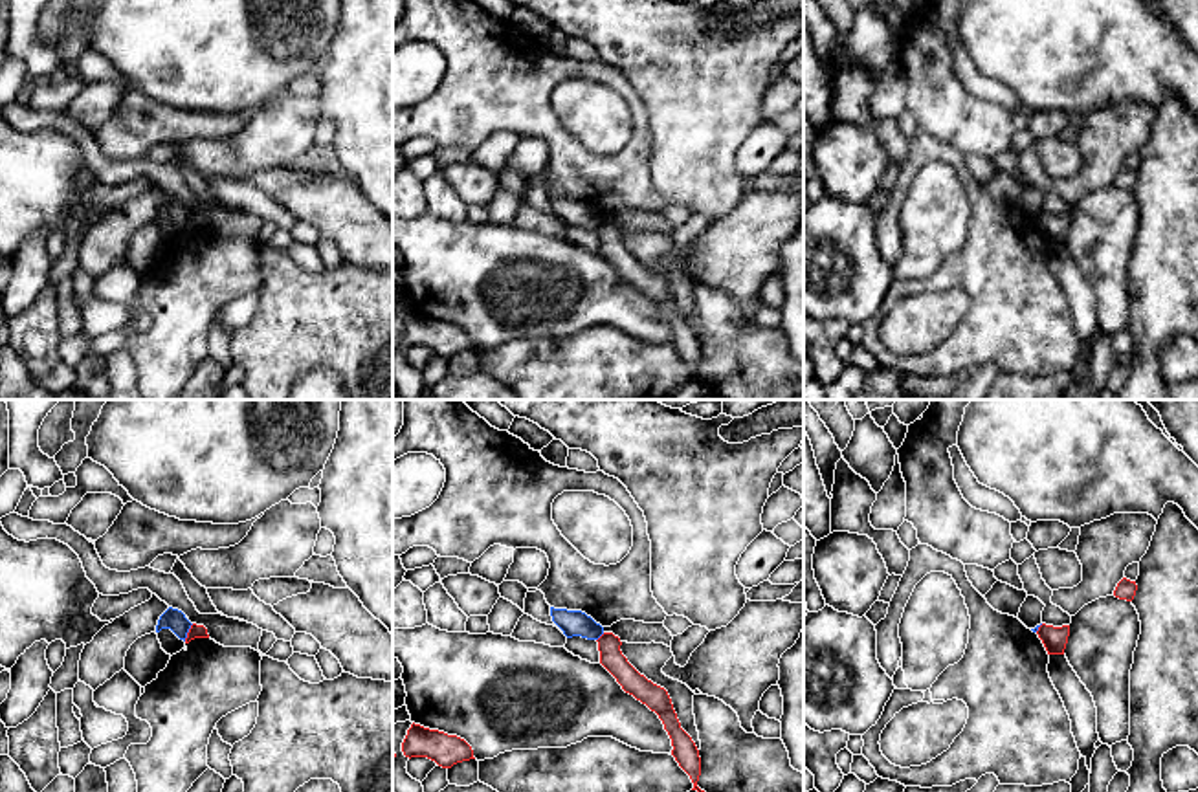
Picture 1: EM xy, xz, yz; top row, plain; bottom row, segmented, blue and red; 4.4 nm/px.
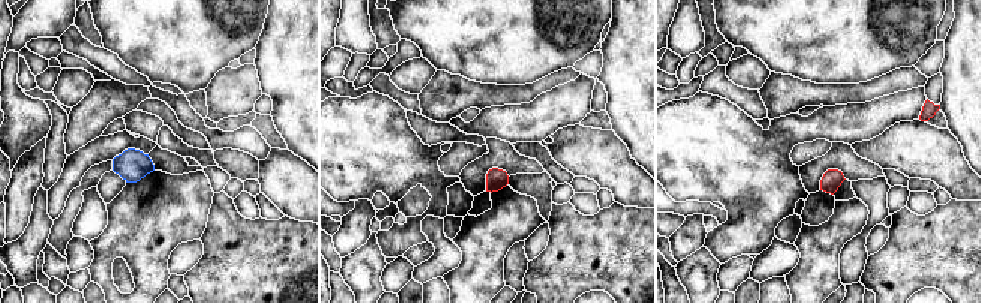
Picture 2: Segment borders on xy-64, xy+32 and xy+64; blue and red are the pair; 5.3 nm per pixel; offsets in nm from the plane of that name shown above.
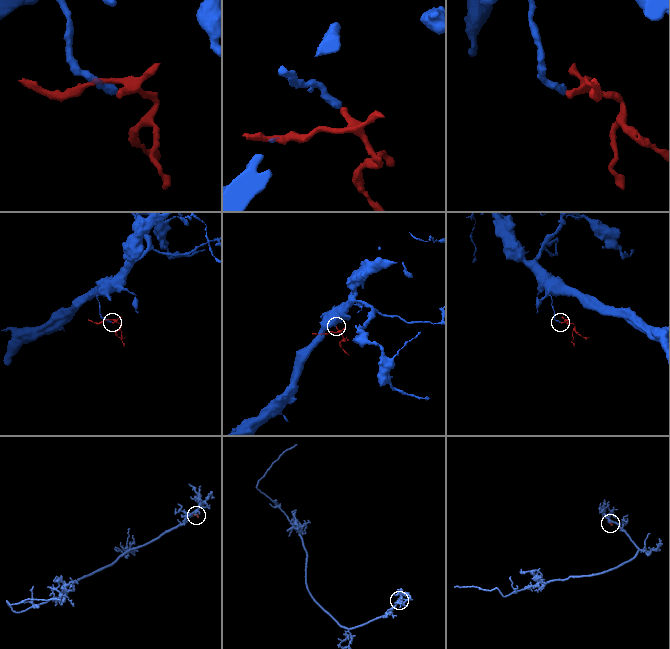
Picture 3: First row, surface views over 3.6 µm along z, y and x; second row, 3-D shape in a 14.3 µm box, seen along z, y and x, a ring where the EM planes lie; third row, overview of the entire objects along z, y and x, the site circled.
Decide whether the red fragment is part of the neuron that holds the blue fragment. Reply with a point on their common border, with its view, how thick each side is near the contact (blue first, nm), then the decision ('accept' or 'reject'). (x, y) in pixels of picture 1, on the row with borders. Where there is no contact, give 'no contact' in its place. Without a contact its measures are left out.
xy (188, 631) | 90/60 nm | reject

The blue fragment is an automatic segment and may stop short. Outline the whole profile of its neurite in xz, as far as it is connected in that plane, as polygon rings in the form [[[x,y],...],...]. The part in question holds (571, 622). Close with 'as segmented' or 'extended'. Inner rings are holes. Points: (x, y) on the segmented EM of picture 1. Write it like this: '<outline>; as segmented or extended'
[[[550,607],[550,616],[567,638],[582,636],[587,640],[598,640],[604,634],[604,627],[582,610]]]; as segmented

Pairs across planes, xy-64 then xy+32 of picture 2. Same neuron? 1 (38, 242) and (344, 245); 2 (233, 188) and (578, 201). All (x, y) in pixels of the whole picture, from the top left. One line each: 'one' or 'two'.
1: two
2: two

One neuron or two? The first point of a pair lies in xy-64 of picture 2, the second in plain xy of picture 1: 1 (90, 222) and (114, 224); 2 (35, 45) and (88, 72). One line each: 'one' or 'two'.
1: two
2: two

